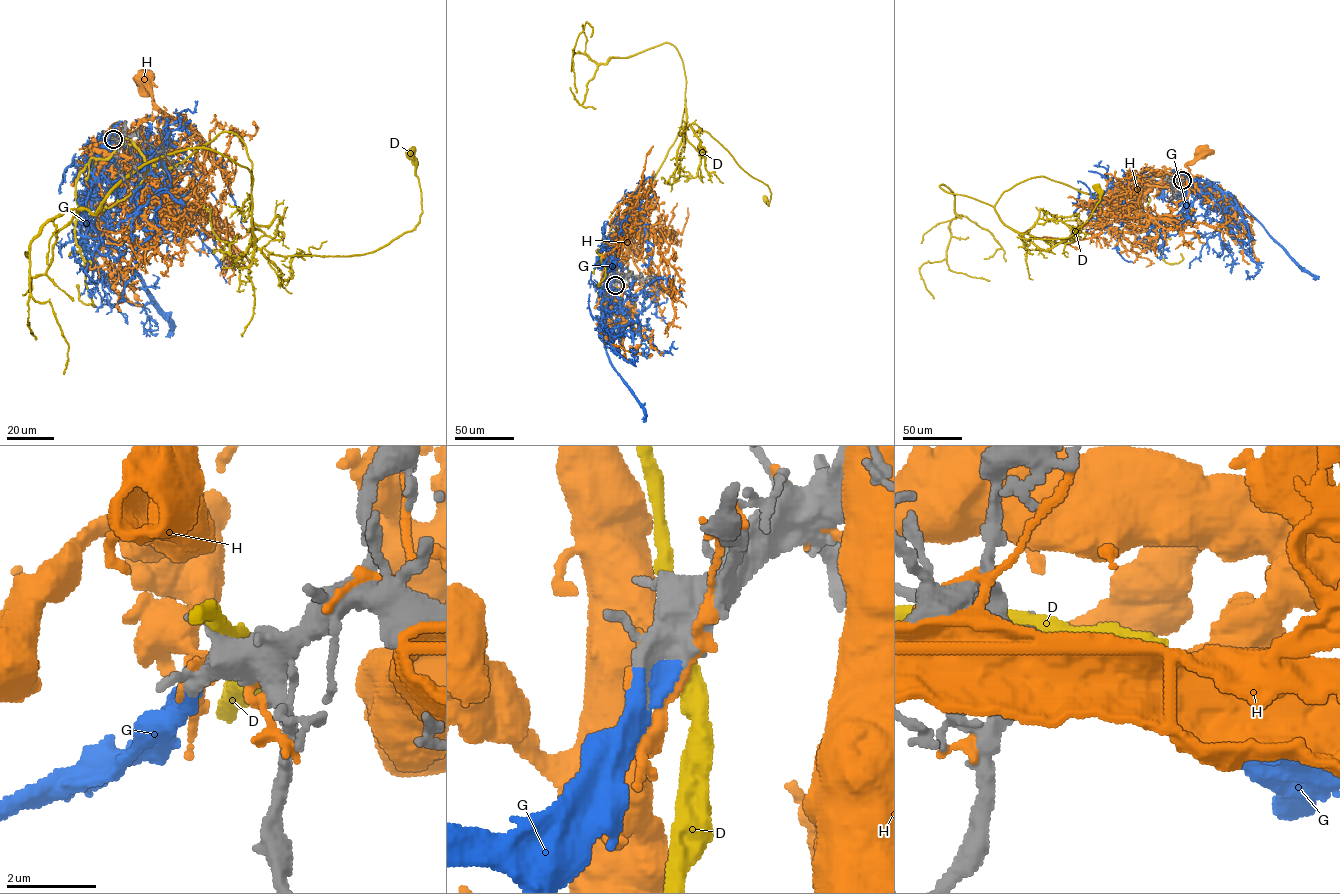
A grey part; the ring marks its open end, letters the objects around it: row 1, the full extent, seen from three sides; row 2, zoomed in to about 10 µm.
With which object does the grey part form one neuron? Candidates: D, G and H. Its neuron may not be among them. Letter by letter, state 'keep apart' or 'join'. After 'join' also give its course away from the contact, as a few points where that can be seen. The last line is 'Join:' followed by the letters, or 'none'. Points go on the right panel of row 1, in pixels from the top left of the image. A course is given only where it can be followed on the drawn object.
D: keep apart
G: join; course (1182, 180), (1203, 186), (1220, 196), (1234, 197), (1298, 264), (1318, 279)
H: keep apart
Join: G

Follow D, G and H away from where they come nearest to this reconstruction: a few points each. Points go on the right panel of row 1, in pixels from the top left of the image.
D: (1180, 179), (1090, 195), (1034, 177), (994, 210), (1021, 238), (1067, 238), (1092, 214), (1095, 187)
G: (1182, 180), (1203, 186), (1220, 196), (1234, 197), (1298, 264), (1318, 279)
H: (1181, 180), (1164, 176), (1141, 196), (1127, 194), (1135, 184), (1186, 183), (1193, 177), (1187, 166), (1205, 149)

